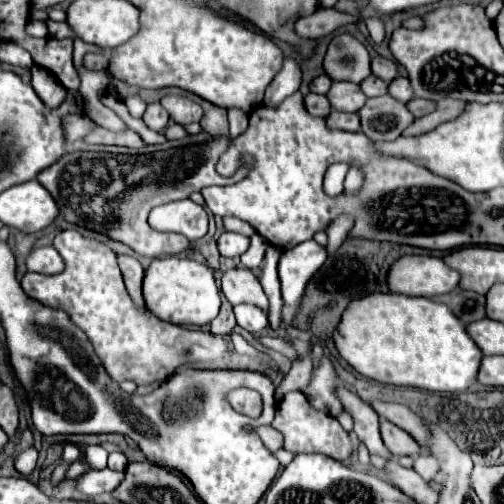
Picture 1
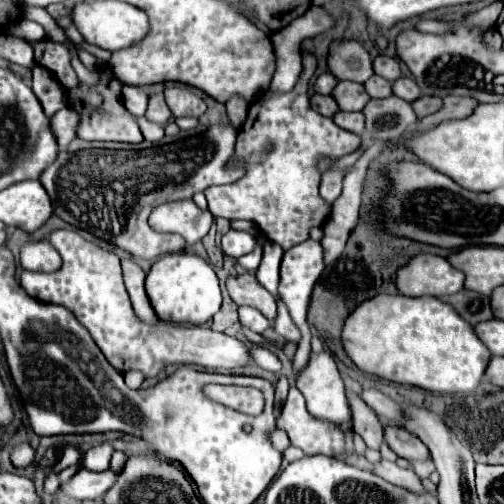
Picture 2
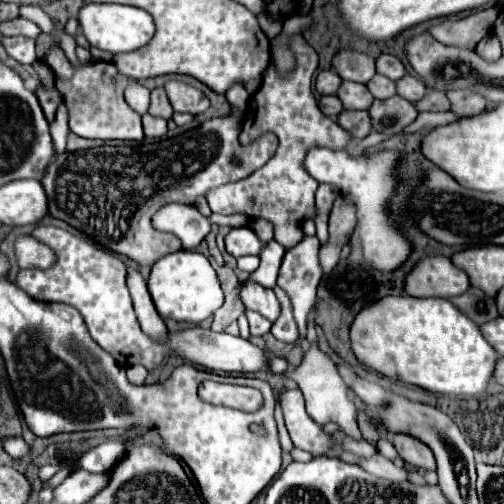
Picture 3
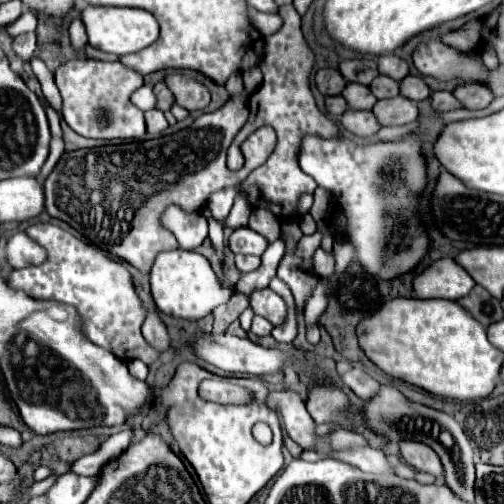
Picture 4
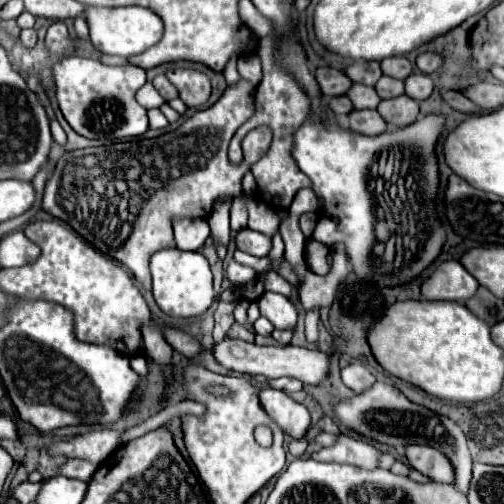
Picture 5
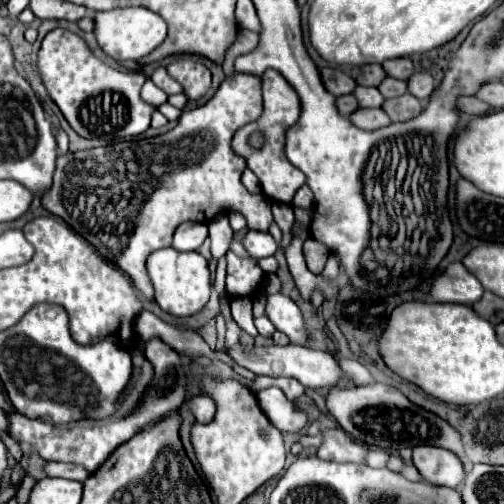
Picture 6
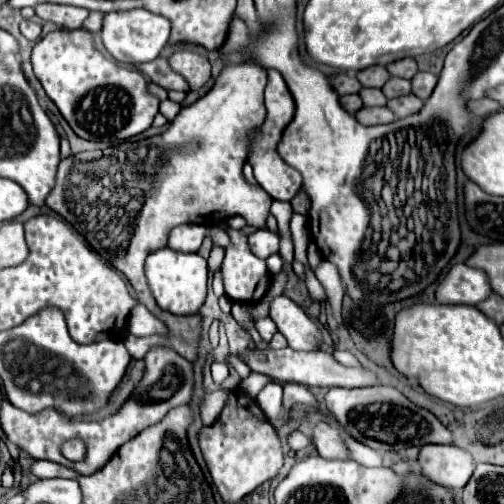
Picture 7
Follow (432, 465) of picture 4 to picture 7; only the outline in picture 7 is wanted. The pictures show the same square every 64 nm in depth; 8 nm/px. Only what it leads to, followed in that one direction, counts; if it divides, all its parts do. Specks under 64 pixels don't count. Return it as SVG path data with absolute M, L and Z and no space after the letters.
M440 444L420 446L418 464L428 480L444 488L452 488L454 492L464 488L476 468L476 462L466 450Z

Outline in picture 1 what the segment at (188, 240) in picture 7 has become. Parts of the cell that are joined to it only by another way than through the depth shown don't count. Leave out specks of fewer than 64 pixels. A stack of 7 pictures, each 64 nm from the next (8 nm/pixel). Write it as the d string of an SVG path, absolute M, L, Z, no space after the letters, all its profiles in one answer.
M186 198L154 208L148 216L148 224L160 232L178 232L188 240L198 240L208 230L208 216L202 206Z

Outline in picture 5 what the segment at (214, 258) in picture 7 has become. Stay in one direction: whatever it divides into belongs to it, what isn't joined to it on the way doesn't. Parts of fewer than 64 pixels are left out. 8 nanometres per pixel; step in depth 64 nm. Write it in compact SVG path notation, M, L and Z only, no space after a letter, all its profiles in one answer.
M220 200L220 204L216 204L216 208L214 208L214 214L208 216L208 224L210 224L211 237L215 247L219 243L227 247L230 241L230 204L232 204L232 200Z

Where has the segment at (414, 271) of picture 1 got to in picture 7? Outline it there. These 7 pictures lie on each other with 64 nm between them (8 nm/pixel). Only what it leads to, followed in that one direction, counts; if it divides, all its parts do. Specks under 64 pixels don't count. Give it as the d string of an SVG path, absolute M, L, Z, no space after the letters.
M454 264L436 288L436 302L476 306L478 302L486 300L490 292L492 288L484 272L478 272L466 264Z

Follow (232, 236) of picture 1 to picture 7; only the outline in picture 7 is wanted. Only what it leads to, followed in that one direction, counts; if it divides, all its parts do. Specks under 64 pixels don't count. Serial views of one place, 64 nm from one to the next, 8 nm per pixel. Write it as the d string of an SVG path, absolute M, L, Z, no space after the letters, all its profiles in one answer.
M268 228L264 230L254 230L250 236L248 236L248 246L252 248L252 252L260 258L268 258L272 254L278 252L278 234L270 232Z

